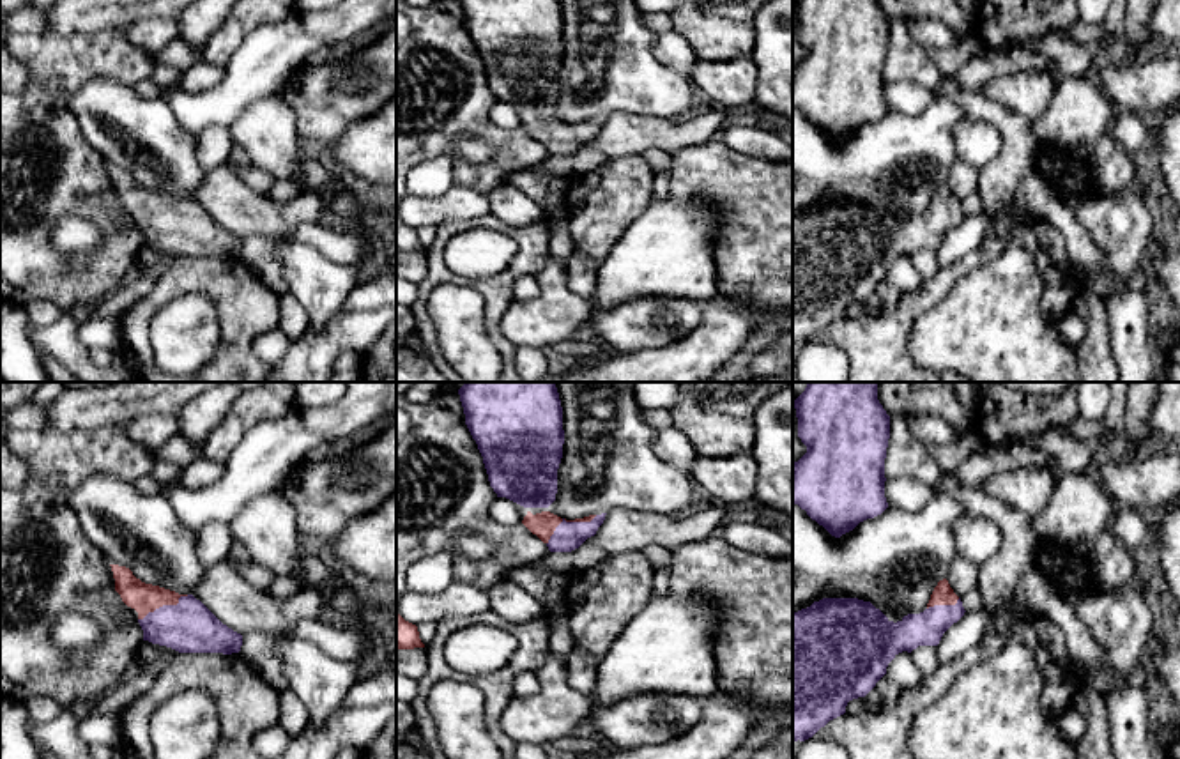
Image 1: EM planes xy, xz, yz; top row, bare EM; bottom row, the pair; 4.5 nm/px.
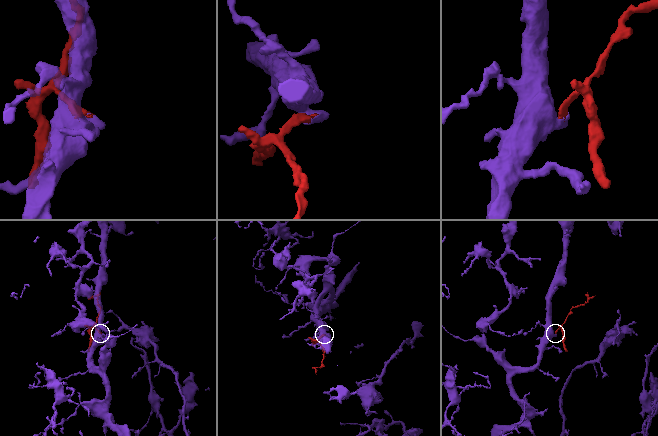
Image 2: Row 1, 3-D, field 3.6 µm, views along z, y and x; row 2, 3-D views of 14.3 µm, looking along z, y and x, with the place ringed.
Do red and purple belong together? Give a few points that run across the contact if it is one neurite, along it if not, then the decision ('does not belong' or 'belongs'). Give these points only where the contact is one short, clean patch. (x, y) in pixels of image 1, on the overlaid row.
line xy (144, 598), (153, 604), (163, 604), (190, 627); belongs

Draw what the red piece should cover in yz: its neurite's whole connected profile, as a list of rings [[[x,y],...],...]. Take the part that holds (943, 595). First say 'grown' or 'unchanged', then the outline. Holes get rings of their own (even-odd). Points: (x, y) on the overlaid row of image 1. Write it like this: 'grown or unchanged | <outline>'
grown | [[[946,579],[938,582],[923,612],[908,614],[897,623],[858,598],[823,598],[793,612],[793,741],[812,738],[830,720],[844,715],[847,702],[865,697],[899,653],[938,646],[964,612]]]

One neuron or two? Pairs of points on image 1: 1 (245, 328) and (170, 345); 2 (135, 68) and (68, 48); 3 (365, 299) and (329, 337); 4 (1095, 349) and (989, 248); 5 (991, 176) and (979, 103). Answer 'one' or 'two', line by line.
1: two
2: one
3: one
4: two
5: one

